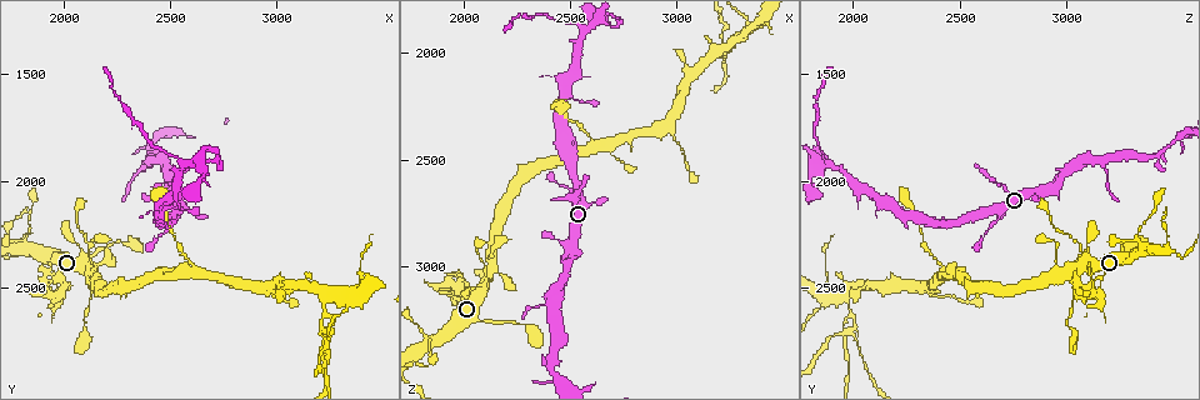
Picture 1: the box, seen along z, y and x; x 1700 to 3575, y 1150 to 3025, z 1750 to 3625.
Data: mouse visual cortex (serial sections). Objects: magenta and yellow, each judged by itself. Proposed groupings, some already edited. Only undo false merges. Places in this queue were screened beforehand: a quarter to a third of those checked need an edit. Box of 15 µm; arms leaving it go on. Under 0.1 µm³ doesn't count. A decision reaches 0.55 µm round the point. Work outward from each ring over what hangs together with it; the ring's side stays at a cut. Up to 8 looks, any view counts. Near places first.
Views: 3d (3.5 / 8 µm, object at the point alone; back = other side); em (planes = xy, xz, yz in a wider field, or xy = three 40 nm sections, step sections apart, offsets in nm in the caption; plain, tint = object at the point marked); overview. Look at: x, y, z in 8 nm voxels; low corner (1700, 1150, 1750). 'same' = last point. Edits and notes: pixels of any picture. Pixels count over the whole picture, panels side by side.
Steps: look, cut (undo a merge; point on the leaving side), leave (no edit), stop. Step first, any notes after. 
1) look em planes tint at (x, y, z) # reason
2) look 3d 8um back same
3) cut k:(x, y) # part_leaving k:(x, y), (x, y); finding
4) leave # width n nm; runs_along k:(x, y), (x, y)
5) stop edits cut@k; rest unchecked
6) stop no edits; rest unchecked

look 3d 8um at (2110, 2420, 3030) # a fork

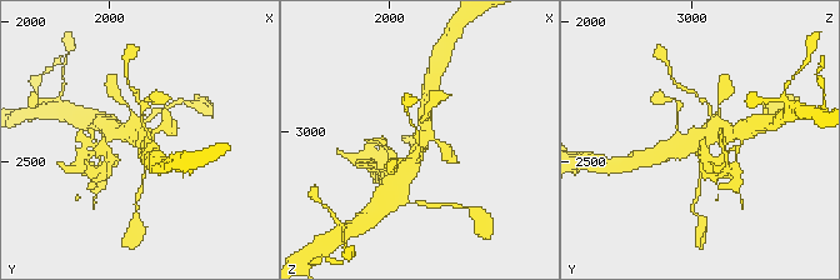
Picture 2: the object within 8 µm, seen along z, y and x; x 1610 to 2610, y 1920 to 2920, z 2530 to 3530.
look 3d 3.5um at (2120, 2420, 3030) # closer look

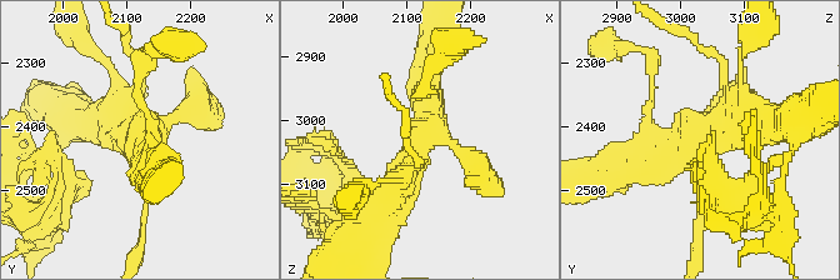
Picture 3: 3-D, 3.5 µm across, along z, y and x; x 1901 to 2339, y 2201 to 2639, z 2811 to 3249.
look em xy step 5 tint at (2120, 2425, 3020)

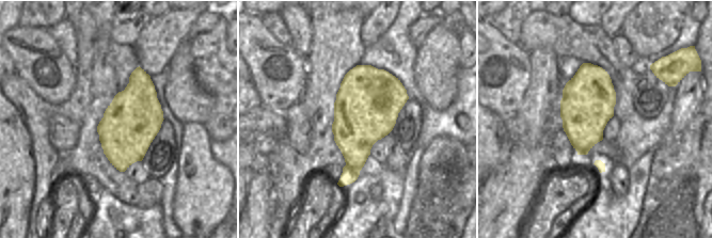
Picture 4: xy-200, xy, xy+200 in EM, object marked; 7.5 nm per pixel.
leave # runs_along 3:(759, 128), (708, 131), (621, 174); continuous, no second cell

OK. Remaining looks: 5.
look 3d 3.5um back at (1980, 2540, 3150) # abrupt turn

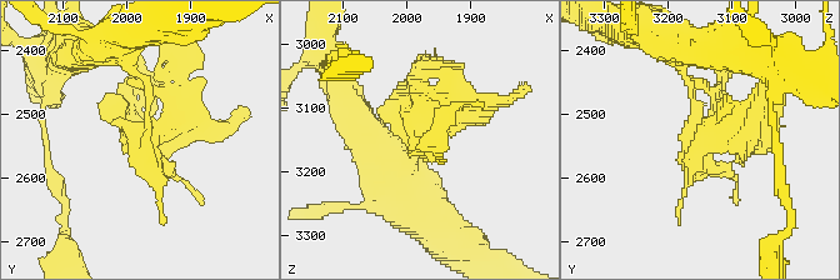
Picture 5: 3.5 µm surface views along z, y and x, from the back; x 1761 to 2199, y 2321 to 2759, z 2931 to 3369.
look em xy step 2 tint at (1975, 2525, 3150)

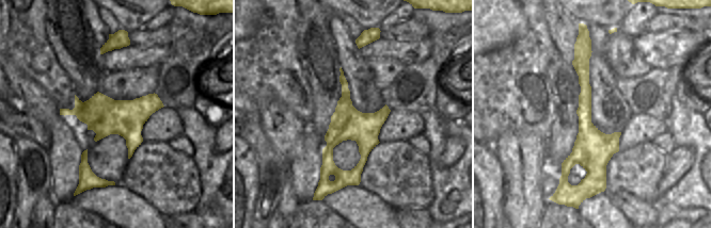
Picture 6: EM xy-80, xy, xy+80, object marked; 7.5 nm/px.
cut 5:(701, 130) # two cells meet here

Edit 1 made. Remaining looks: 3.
look overview

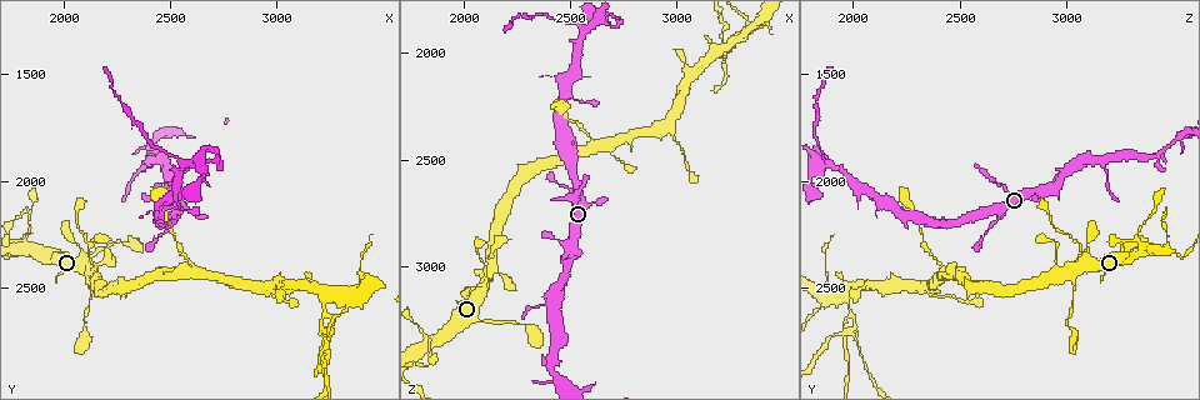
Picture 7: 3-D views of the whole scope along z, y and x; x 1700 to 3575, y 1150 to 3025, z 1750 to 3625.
look 3d 3.5um at (2610, 2420, 2430)

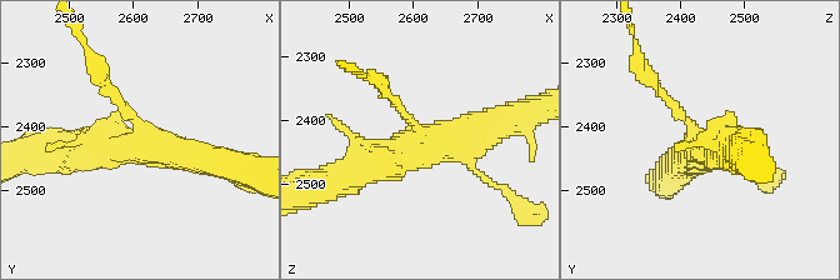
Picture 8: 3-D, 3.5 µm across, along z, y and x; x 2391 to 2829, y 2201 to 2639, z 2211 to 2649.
look em xy step 3 tint at (2615, 2430, 2435)

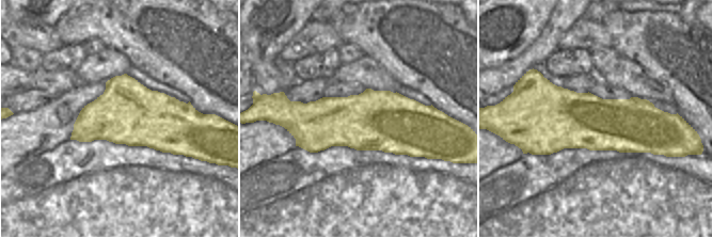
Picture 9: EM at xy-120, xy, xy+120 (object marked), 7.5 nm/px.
leave # runs_along 8:(346, 176), (423, 141), (500, 119); all the same cell

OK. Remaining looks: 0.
stop edits cut@5; rest unchecked

